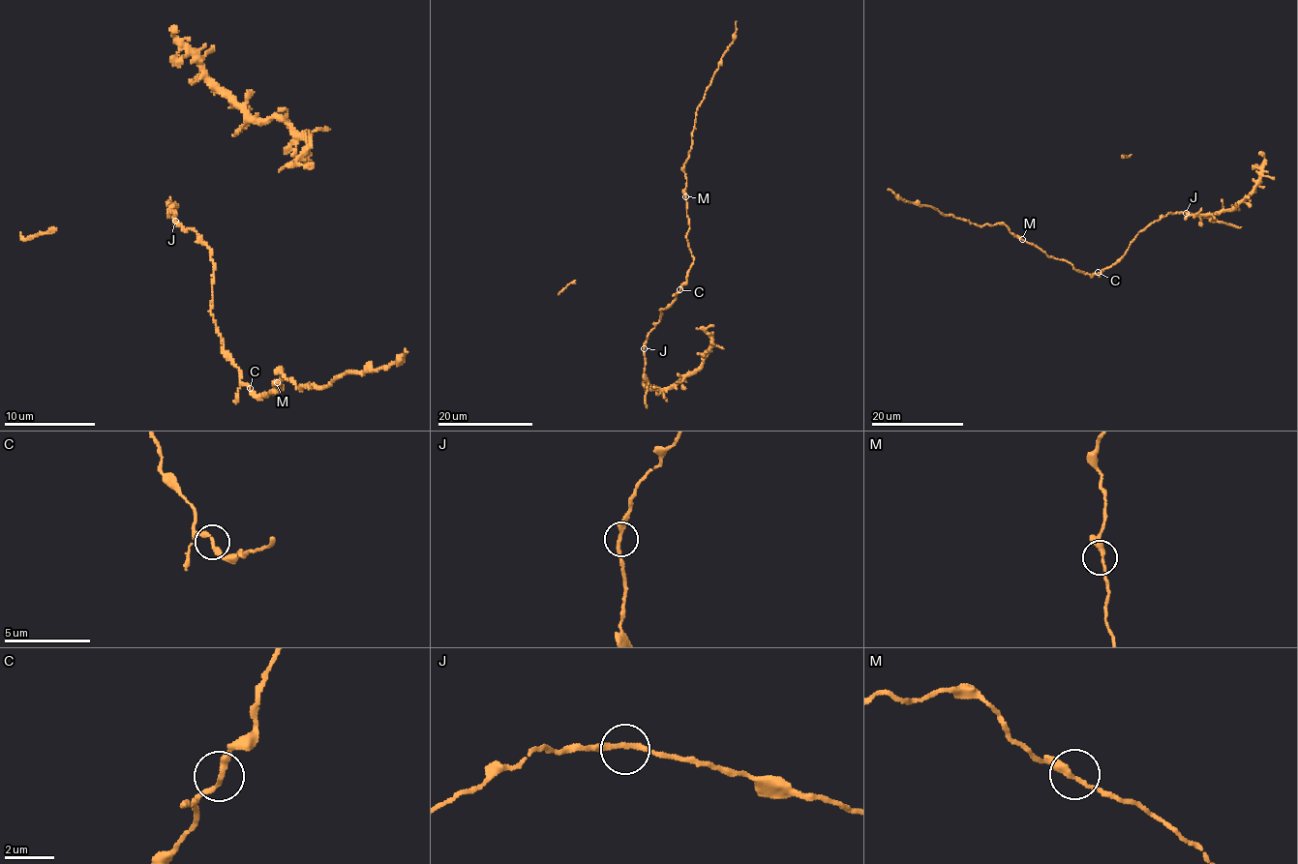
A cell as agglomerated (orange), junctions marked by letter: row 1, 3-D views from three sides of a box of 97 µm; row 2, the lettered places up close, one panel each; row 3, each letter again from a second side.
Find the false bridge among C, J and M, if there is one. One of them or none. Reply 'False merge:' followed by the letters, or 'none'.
False merge: none

